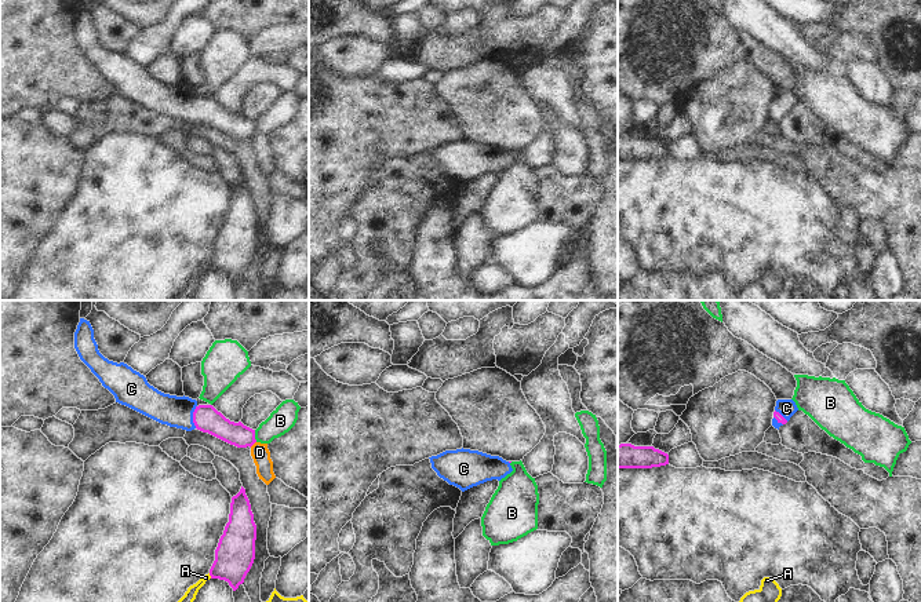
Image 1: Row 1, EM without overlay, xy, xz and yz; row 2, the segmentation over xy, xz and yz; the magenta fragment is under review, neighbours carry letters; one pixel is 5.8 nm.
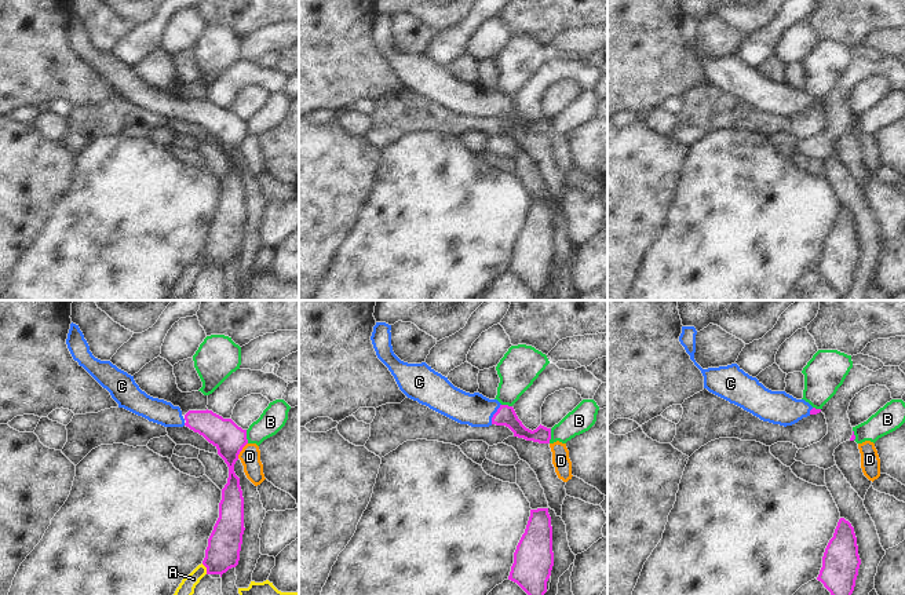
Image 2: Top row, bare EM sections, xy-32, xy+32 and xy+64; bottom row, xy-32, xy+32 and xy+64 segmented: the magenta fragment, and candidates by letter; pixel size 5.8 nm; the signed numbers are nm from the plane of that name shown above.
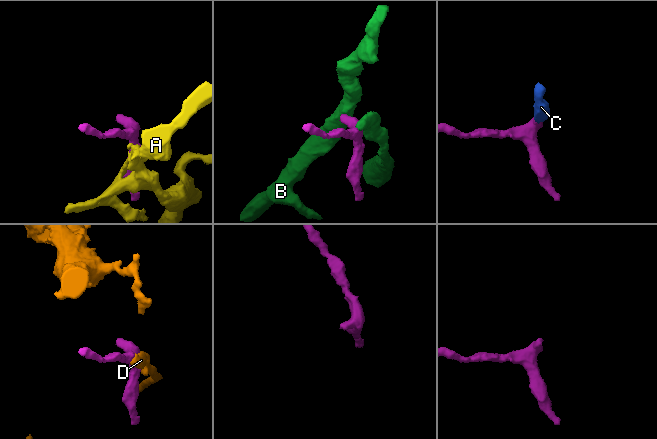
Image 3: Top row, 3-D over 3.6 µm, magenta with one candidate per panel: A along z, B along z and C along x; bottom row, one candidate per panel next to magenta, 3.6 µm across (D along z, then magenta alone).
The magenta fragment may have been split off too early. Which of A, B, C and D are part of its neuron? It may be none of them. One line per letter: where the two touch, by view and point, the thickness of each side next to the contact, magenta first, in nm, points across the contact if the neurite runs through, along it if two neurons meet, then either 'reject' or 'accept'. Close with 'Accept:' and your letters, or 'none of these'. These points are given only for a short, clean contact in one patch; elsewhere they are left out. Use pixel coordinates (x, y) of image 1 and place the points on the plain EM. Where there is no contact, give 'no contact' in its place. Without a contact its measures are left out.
A: contact xy (210, 266); calibres 220 and 100 nm; border xy (208, 265), (211, 269); reject
B: contact xy (254, 127); calibres 140 and 150 nm; reject
C: contact xy (193, 108); calibres 160 and 180 nm; way xy (206, 109), (193, 108), (173, 102); accept
D: contact xy (252, 135); calibres 140 and 110 nm; reject
Accept: C

